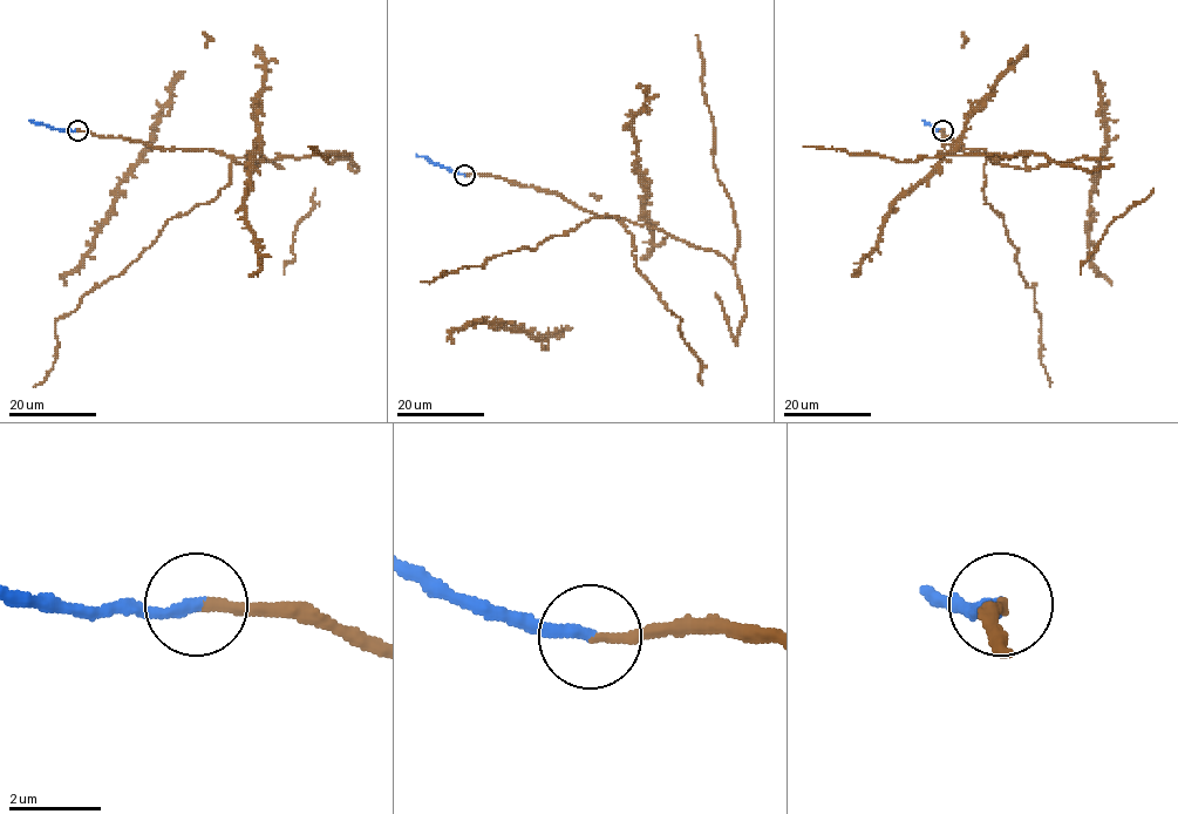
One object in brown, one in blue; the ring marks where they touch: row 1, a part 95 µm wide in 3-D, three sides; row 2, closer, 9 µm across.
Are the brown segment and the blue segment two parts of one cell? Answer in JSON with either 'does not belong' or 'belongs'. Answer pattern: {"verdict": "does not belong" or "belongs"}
{"verdict": "belongs"}

